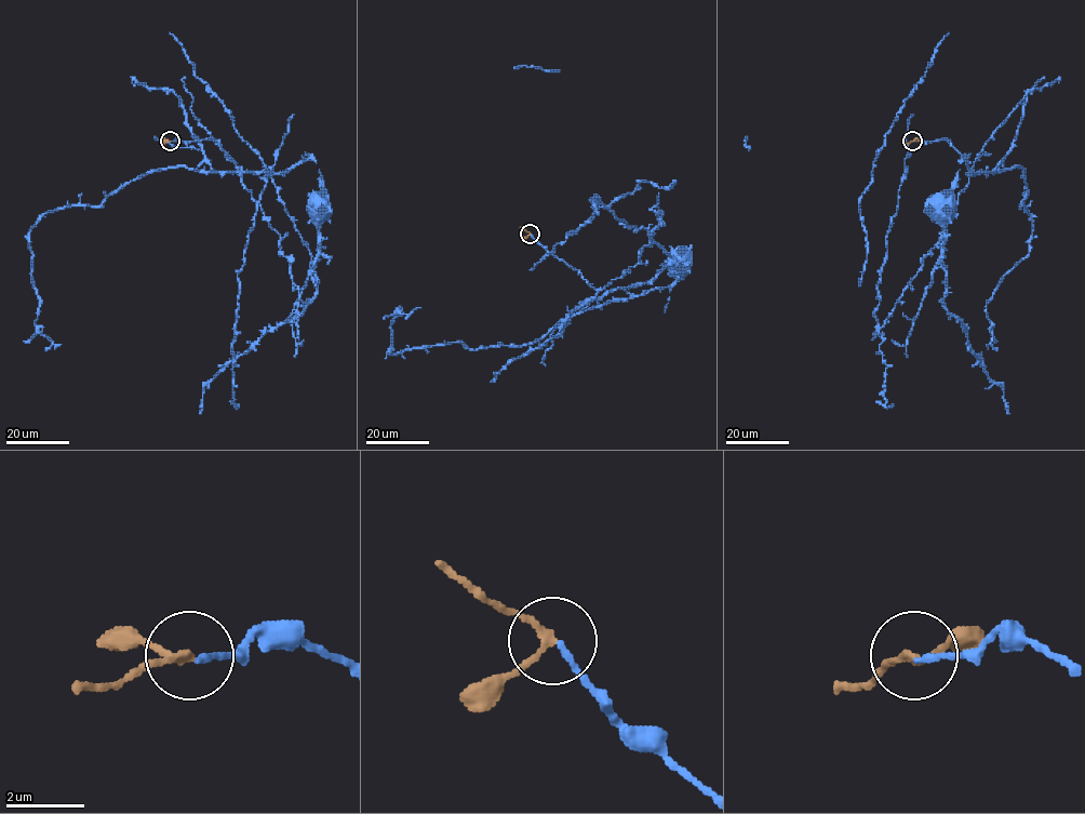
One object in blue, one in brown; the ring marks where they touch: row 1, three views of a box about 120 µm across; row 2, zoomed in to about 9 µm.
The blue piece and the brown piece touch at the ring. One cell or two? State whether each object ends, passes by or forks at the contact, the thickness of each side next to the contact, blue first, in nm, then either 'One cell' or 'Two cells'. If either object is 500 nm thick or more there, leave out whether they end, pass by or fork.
At the ring blue ends. At the ring brown passes by. Thickness 150 nm (blue) against 170 nm. One cell

